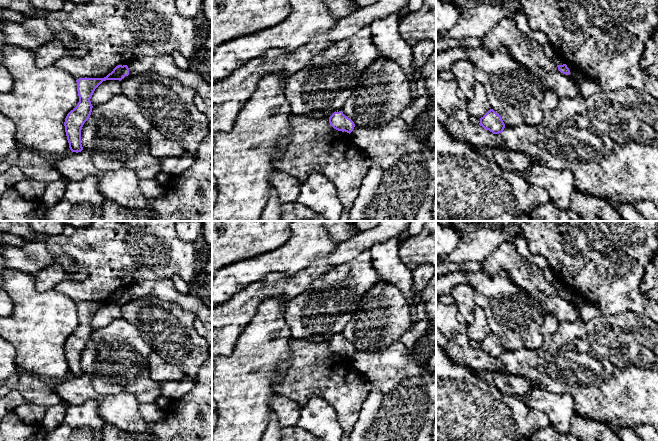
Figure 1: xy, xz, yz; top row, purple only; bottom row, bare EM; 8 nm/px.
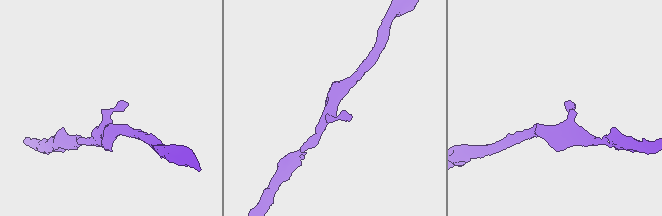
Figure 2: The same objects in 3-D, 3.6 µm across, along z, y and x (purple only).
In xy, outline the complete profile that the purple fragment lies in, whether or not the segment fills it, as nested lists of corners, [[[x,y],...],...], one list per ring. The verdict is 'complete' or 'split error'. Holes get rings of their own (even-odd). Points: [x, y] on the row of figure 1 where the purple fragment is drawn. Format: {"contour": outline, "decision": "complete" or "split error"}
{"contour": [[[127,65],[116,66],[111,73],[104,78],[79,78],[77,82],[77,91],[79,102],[77,106],[71,110],[64,122],[65,132],[72,152],[81,152],[83,150],[81,144],[81,130],[84,123],[89,119],[92,112],[91,97],[95,89],[106,80],[121,81],[125,76],[129,75]]], "decision": "complete"}

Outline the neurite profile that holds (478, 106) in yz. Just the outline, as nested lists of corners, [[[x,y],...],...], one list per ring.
[[[476,82],[474,86],[473,98],[468,101],[468,112],[471,116],[483,117],[490,109],[492,109],[486,89],[480,82]]]

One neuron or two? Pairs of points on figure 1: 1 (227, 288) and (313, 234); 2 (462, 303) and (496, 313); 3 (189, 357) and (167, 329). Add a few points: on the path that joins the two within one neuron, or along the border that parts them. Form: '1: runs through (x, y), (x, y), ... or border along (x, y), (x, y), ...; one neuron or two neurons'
1: runs through (248, 271), (267, 262), (288, 259), (292, 255); one neuron
2: border along (465, 284), (472, 289), (473, 300), (476, 305); two neurons
3: runs through (186, 350), (172, 336); one neuron

